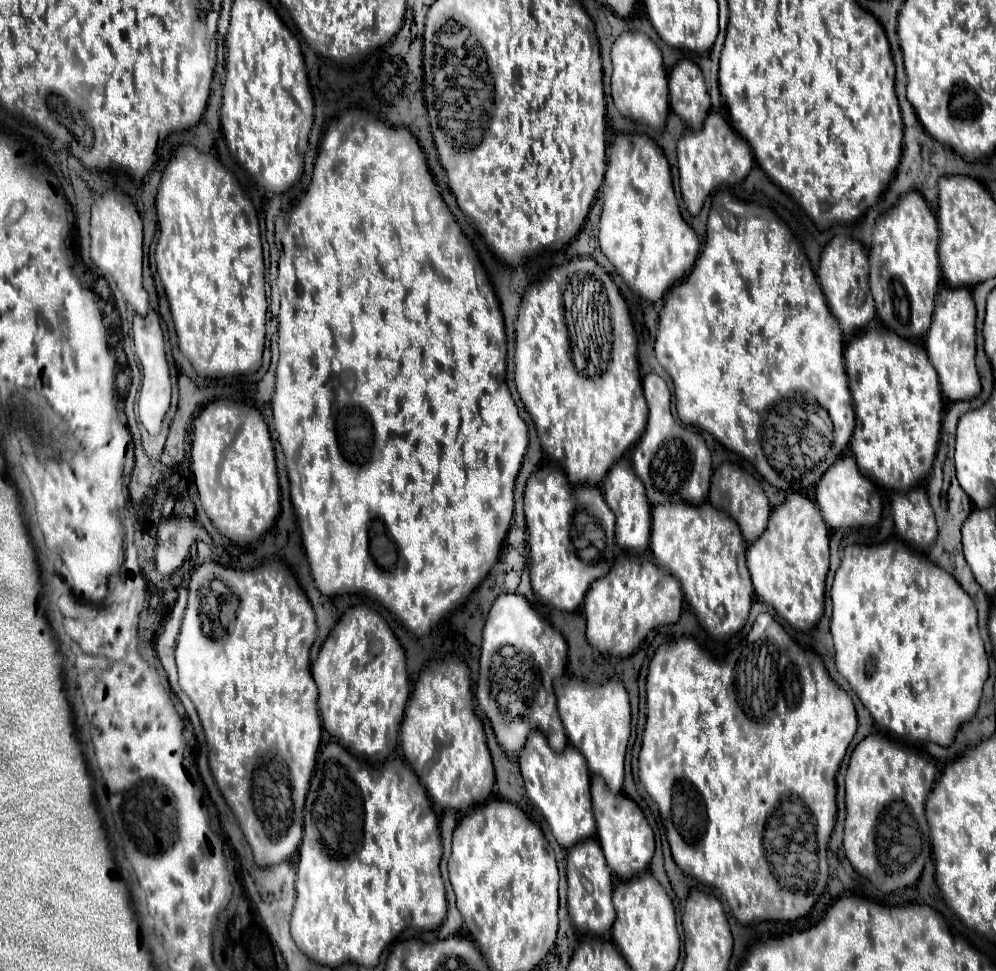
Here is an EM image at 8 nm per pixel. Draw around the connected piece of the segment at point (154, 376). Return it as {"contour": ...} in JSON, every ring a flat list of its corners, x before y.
{"contour":[[150,310,148,316,144,316,144,318,136,314,132,334,134,334,134,350,136,350,136,356,142,364,142,386,140,386,140,394,138,394,138,416,150,434,160,434,162,420,170,408,172,386,170,386,168,362,166,362,166,354,164,354,164,334,160,328,158,314,154,310]]}

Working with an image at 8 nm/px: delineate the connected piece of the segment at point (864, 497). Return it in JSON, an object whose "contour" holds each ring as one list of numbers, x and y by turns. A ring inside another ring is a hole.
{"contour":[[852,456,838,458,826,470,826,474,820,478,820,484,816,486,816,502,822,512,822,518,826,520,826,526,830,530,874,526,880,520,880,508,882,508,880,494,874,486,874,482,860,474]]}

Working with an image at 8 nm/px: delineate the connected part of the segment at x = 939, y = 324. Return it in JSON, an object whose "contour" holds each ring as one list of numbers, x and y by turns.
{"contour":[[940,288,932,326,926,336,926,352,938,372,940,388,948,400,972,400,980,394,980,378,976,372,976,306,968,288]]}

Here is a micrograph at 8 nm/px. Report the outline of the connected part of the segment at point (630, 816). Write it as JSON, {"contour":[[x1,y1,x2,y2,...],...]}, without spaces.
{"contour":[[592,778,592,804,598,828,598,842,604,850,610,870,620,880,630,880,648,870,654,854,654,832,642,810,624,794,612,794,602,778]]}

